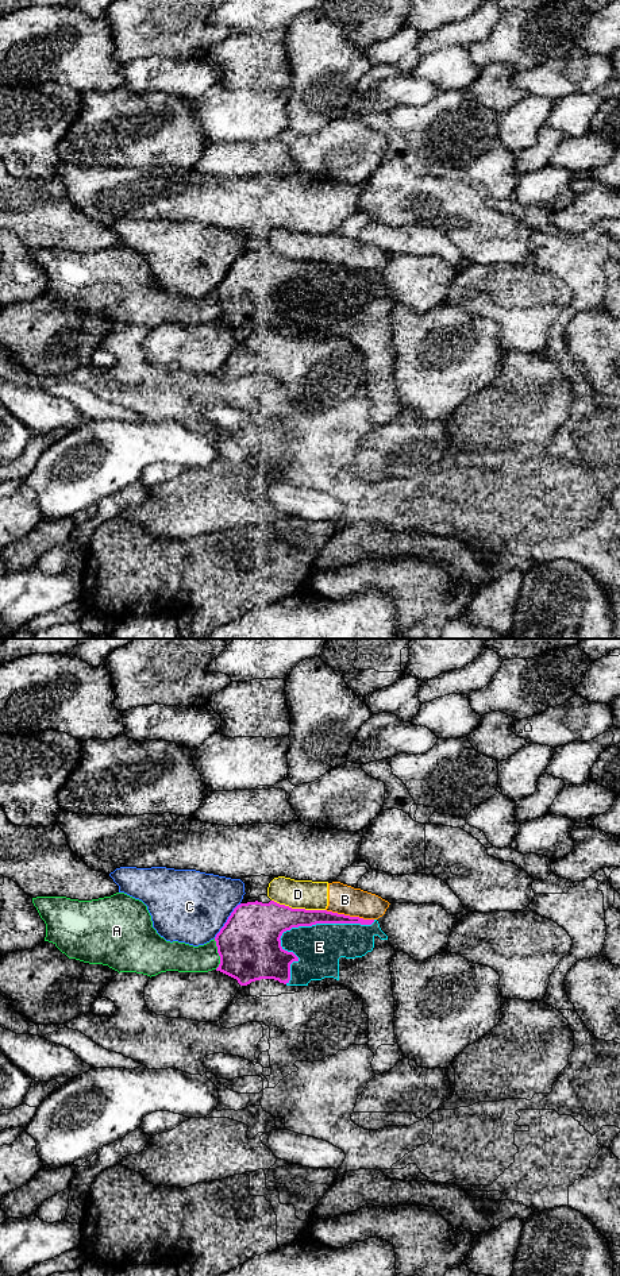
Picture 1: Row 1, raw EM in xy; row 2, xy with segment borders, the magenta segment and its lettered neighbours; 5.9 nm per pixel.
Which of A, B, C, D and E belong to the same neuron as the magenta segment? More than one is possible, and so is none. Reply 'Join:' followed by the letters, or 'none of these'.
Join: E

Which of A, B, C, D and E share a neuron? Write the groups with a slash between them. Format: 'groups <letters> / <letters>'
groups A / B D / C / E

